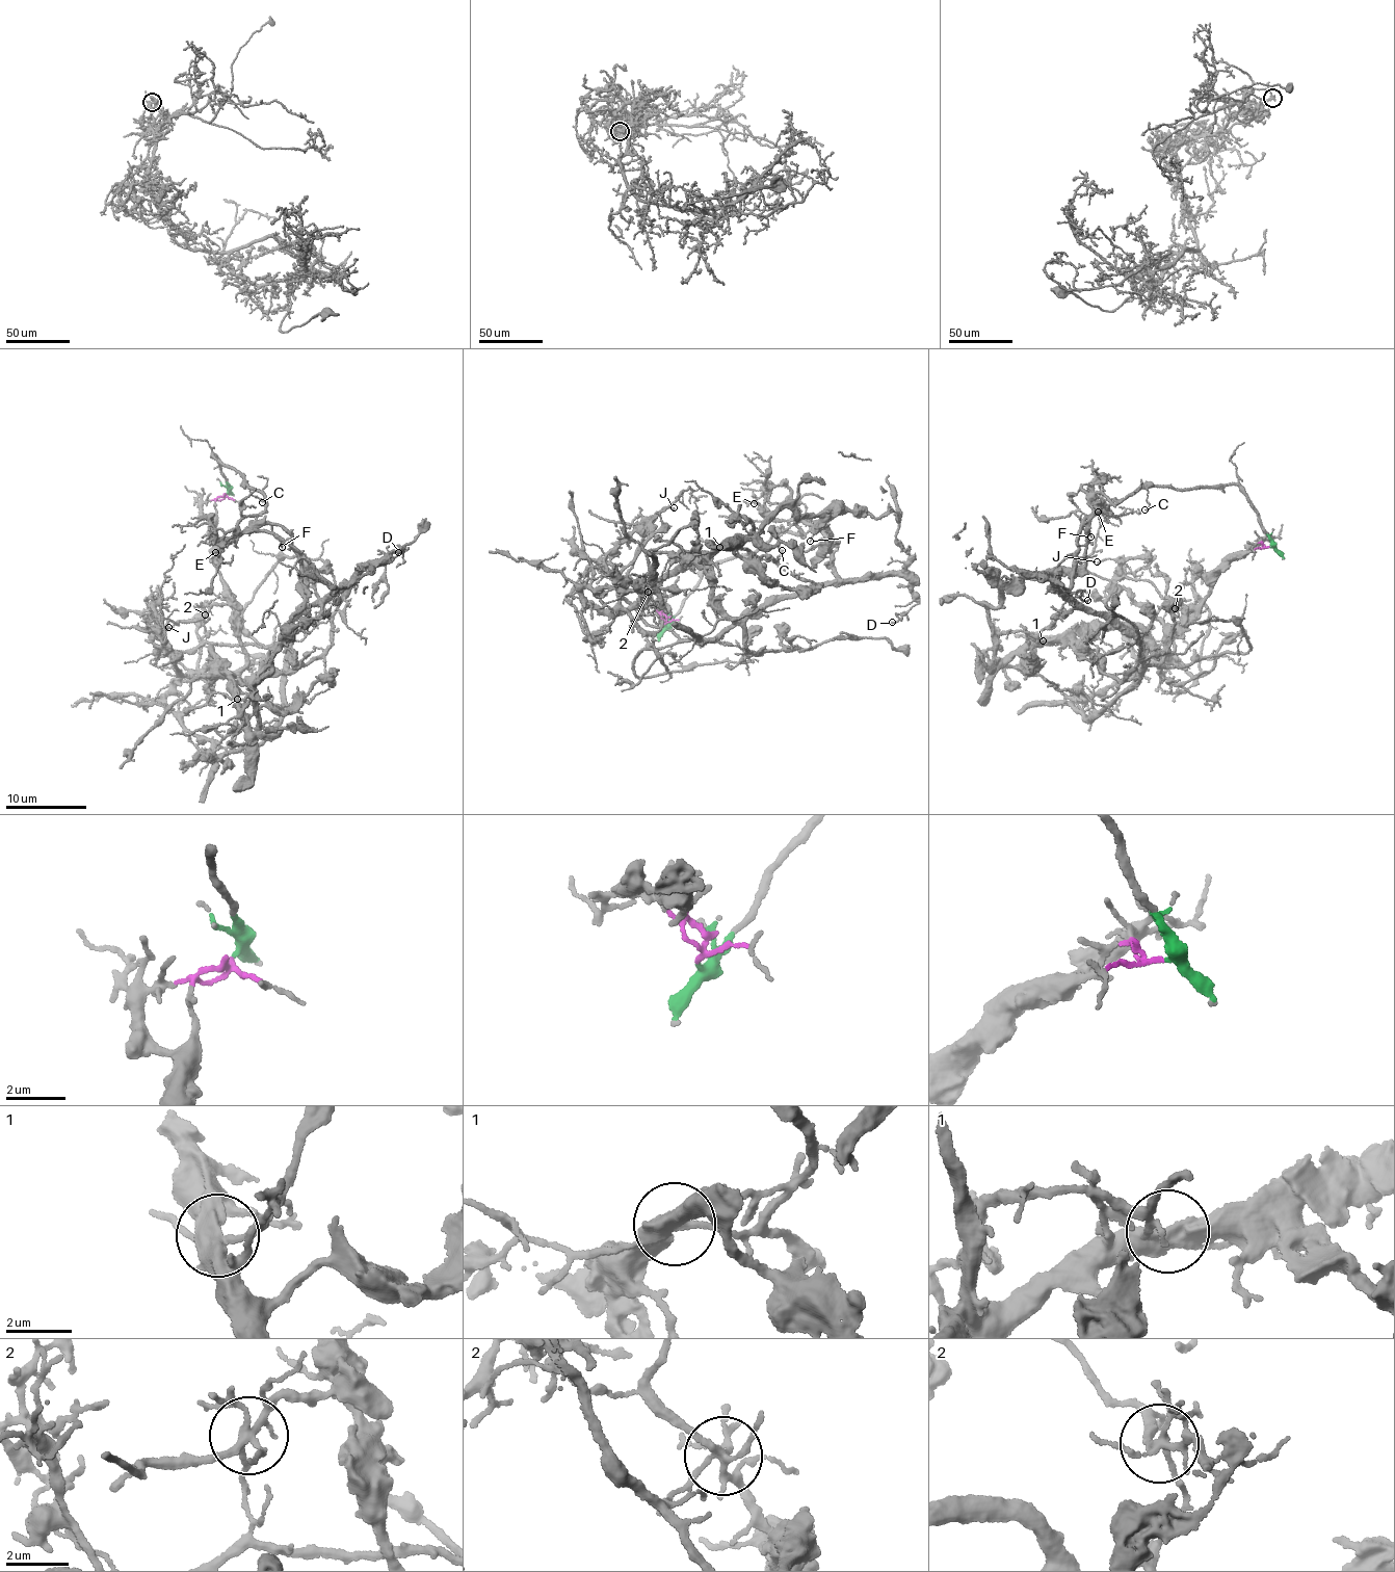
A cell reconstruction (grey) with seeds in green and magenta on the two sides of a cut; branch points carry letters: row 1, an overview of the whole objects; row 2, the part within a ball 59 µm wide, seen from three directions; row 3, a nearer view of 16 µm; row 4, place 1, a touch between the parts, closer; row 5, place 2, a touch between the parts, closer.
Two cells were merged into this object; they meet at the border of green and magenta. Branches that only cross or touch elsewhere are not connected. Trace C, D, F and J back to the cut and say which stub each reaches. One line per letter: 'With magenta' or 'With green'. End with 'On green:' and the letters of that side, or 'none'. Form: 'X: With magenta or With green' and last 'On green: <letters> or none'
C: With green
D: With green
F: With green
J: With magenta
On green: C, D, F

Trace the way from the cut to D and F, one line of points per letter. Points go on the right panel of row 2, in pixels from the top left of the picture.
D: (1270, 547), (1235, 486), (1150, 488), (1116, 502), (1095, 495), (1072, 583), (1064, 594), (1046, 578), (1088, 601)
F: (1270, 547), (1272, 539), (1256, 507), (1235, 486), (1150, 488), (1116, 502), (1095, 495), (1083, 529), (1090, 538)

